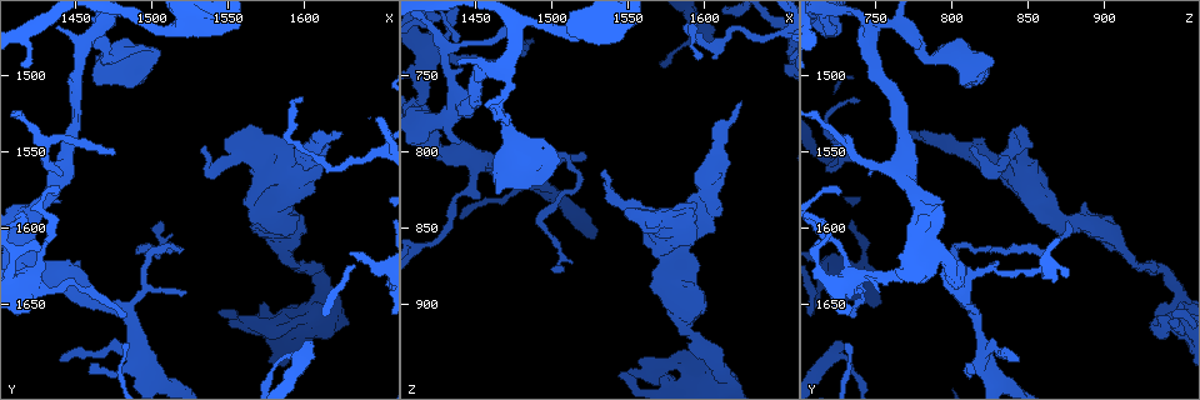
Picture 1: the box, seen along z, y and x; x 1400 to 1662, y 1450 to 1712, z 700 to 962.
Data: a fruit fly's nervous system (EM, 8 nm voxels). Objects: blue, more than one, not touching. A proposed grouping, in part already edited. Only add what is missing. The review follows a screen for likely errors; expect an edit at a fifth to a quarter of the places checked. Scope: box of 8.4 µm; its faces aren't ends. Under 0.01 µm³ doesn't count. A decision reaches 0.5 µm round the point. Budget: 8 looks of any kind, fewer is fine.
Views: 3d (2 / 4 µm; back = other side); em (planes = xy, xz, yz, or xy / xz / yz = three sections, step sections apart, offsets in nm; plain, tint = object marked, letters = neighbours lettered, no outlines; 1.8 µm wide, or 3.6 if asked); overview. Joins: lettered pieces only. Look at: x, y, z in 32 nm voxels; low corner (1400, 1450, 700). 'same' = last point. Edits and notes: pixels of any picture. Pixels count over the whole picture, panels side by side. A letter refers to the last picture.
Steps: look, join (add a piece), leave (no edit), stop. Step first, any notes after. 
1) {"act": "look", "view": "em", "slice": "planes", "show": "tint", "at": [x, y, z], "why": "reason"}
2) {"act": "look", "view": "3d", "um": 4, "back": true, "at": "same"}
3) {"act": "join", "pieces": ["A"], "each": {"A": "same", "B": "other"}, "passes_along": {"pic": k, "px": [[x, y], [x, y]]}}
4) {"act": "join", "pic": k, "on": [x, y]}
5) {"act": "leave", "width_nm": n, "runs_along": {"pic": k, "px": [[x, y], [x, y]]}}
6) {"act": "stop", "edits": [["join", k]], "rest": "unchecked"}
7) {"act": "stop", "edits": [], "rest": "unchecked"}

{"act": "look", "view": "3d", "um": 4, "at": [1592, 1542, 840]}

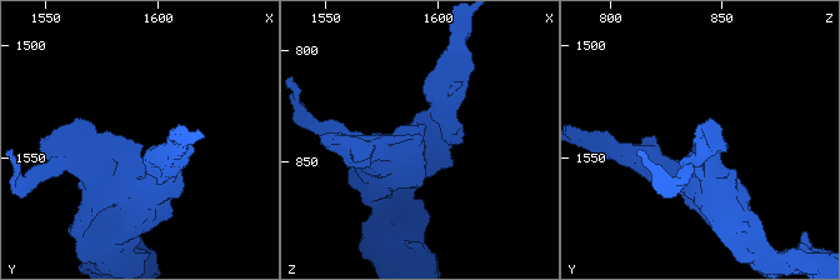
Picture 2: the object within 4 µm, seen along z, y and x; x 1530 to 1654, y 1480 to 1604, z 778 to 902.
{"act": "look", "view": "em", "slice": "xy", "step": 16, "show": "letters", "at": [1592, 1545, 839]}

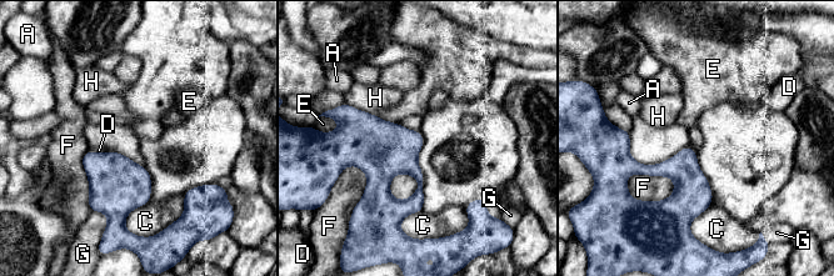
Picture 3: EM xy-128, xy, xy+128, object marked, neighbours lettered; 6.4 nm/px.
{"act": "look", "view": "em", "slice": "planes", "show": "letters", "at": "same", "why": "another direction"}

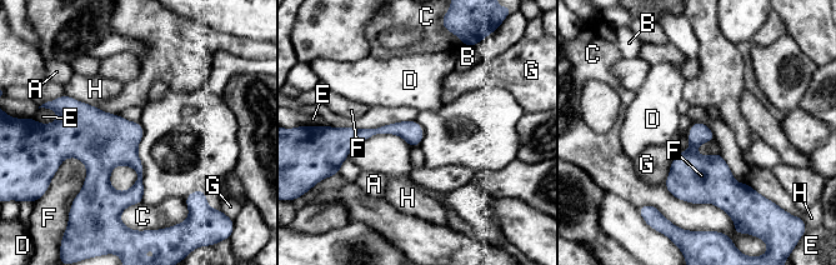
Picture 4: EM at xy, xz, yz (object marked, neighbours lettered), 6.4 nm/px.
{"act": "leave", "each": {"A": "other", "B": "other", "C": "other", "D": "other", "E": "other", "F": "other", "G": "other", "H": "other"}, "border": {"pic": 4, "px": [[95, 106], [118, 115]]}, "found": "none of them fits"}

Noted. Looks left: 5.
{"act": "look", "view": "em", "slice": "planes", "show": "letters", "at": [1462, 1488, 828], "why": "an open end"}

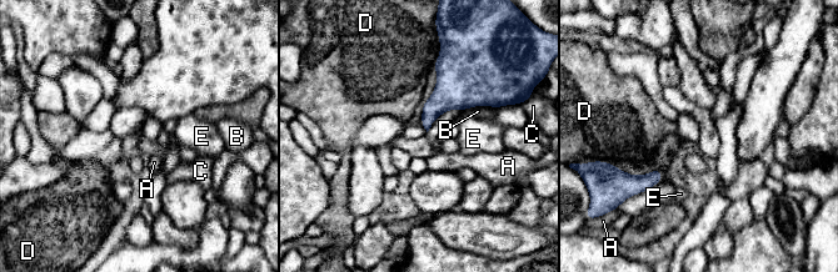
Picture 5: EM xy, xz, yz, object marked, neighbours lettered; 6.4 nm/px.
{"act": "leave", "each": {"A": "other", "B": "other", "C": "other", "D": "other", "E": "other"}, "border": {"pic": 5, "px": [[440, 54], [433, 65]]}, "found": "no lettered piece goes on from it"}

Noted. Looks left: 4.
{"act": "look", "view": "em", "slice": "planes", "show": "letters", "at": [1580, 1670, 936], "why": "sharp bend"}

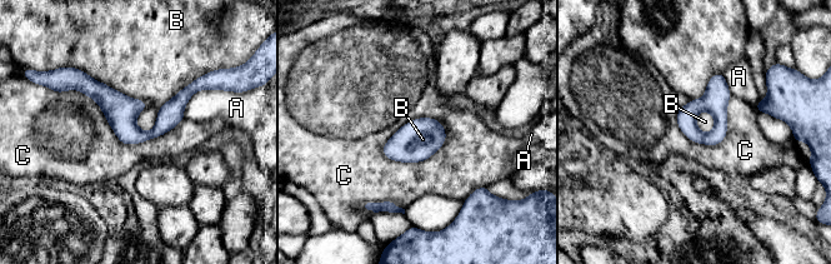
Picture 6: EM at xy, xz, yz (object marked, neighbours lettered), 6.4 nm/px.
{"act": "leave", "each": {"A": "other", "B": "other", "C": "other"}, "border": {"pic": 6, "px": [[79, 69], [201, 75]]}, "found": "none of them fits"}

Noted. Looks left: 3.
{"act": "stop", "edits": [], "rest": "unchecked"}

